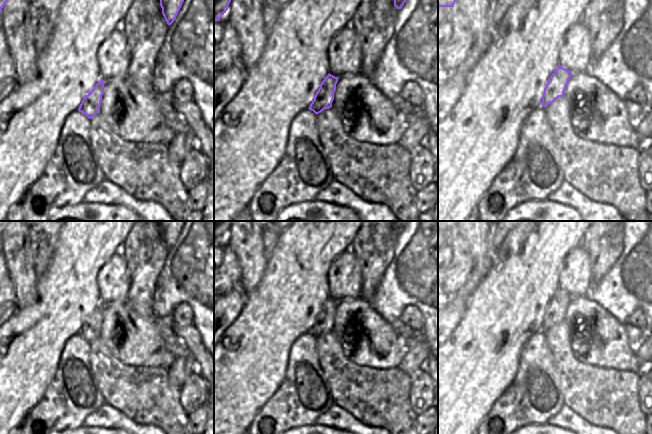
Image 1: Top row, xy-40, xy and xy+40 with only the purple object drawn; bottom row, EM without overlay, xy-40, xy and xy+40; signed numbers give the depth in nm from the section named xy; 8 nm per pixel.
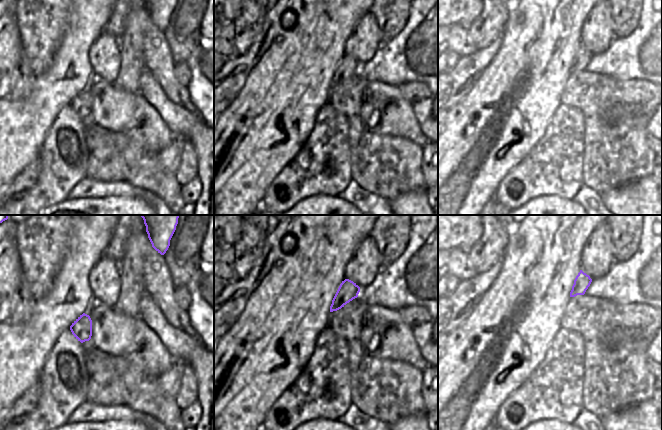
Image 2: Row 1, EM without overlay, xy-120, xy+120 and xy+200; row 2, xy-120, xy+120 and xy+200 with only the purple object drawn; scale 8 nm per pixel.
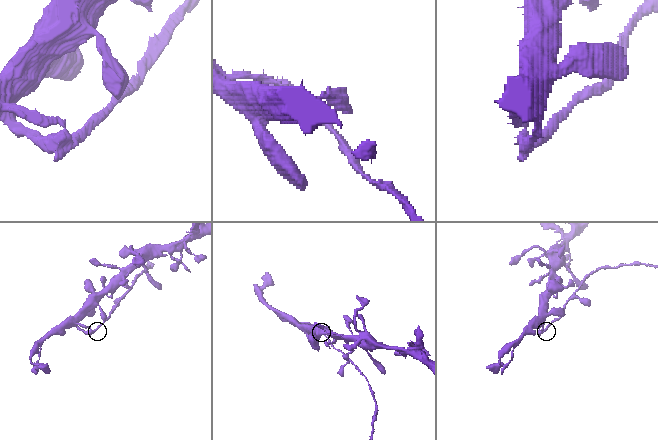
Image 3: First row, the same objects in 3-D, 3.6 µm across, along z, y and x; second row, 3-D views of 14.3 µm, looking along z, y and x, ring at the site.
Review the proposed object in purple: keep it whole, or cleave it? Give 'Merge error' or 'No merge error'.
Merge error

